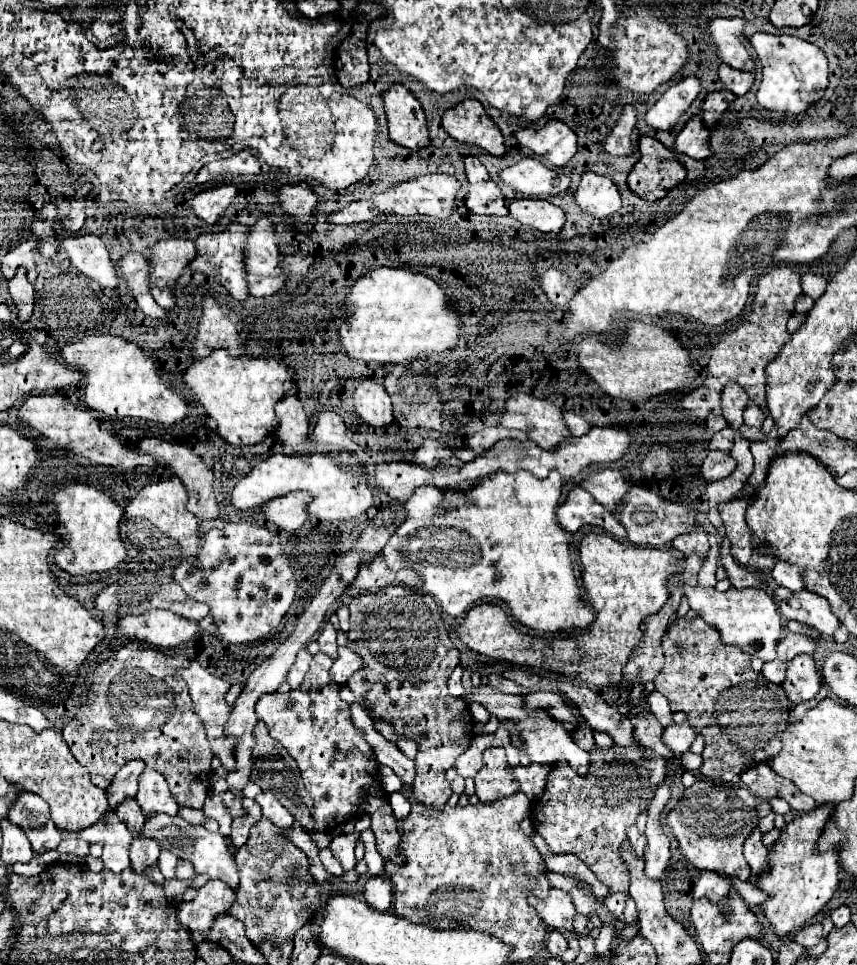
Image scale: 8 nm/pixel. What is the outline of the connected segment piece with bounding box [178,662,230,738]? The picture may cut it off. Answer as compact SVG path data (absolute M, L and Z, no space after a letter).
M190 662L188 668L180 668L178 676L182 676L188 684L194 702L194 712L208 730L210 738L222 736L222 728L228 722L230 714L230 706L224 700L224 694L230 684L206 672L198 662Z

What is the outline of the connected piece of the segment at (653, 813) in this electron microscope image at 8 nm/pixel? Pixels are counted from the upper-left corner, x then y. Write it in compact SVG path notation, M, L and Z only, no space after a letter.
M662 782L656 790L656 796L652 798L652 804L648 808L648 824L646 824L646 848L644 848L644 862L646 862L646 876L648 878L662 878L668 858L670 858L670 840L660 828L660 812L664 810L666 802L670 798L670 782Z

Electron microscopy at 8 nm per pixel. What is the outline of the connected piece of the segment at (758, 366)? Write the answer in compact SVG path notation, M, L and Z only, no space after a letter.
M788 266L772 268L768 274L764 274L758 280L756 296L752 302L752 312L746 316L742 326L738 326L734 332L726 332L720 336L718 344L712 350L710 366L706 366L706 378L702 386L690 390L682 398L682 408L688 410L684 420L706 420L708 412L720 414L720 394L724 386L734 380L738 382L748 396L762 408L764 406L764 386L766 386L766 366L770 360L778 356L782 346L790 340L790 334L786 330L786 322L794 312L794 304L803 291L801 276Z

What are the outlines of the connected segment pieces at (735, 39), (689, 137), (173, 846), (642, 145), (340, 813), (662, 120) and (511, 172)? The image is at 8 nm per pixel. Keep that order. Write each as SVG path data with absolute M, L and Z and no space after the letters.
M716 18L710 22L710 38L716 46L718 58L738 70L754 70L754 62L742 44L742 18Z
M694 116L678 132L676 142L674 142L674 148L676 148L676 152L682 152L682 154L686 154L690 158L704 160L704 158L708 158L712 154L708 150L708 142L706 140L708 140L708 130L704 128L702 118L700 116Z
M152 814L146 818L142 830L142 836L158 840L160 848L174 852L182 860L190 860L198 874L208 874L210 878L220 878L228 882L232 888L238 888L238 870L232 860L232 854L228 850L226 838L222 838L218 832L208 832L204 826L192 826L182 816L166 816L166 814Z
M638 136L640 160L628 174L628 186L640 198L654 202L664 198L670 188L686 178L686 170L678 162L676 154L664 148L656 138Z
M327 654L314 655L302 686L292 692L270 692L256 702L258 718L268 726L270 736L276 738L288 754L296 760L304 788L314 800L312 820L318 832L330 832L350 818L360 814L370 814L372 830L376 834L376 844L382 858L402 862L398 854L398 830L396 818L384 790L378 780L378 760L364 740L362 732L354 728L350 720L348 704L338 696L338 684L330 678L318 678L318 674L328 674L332 660Z
M684 78L672 84L660 100L646 112L644 120L656 130L666 130L678 122L678 118L688 110L692 100L700 92L698 78Z
M520 156L516 164L502 168L500 180L528 196L560 194L566 192L570 186L570 178L566 174L552 170L530 156Z

